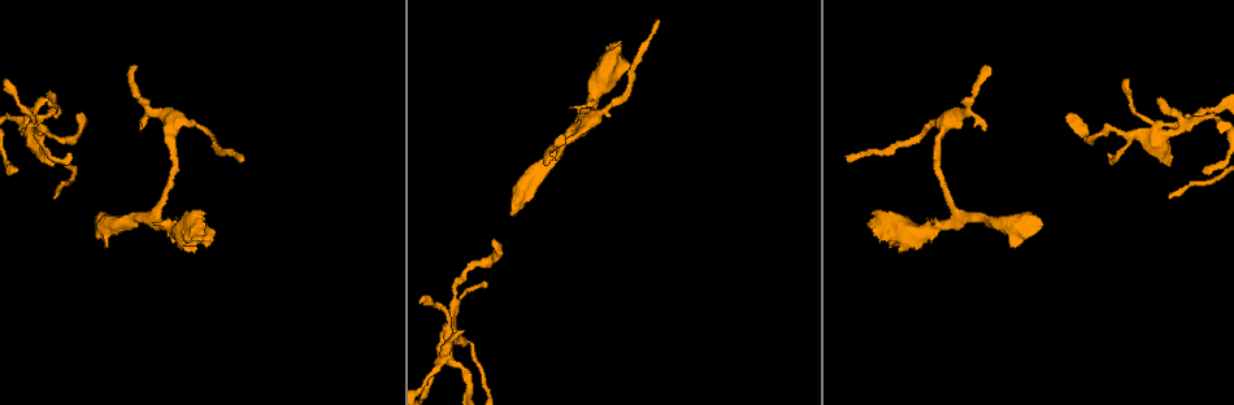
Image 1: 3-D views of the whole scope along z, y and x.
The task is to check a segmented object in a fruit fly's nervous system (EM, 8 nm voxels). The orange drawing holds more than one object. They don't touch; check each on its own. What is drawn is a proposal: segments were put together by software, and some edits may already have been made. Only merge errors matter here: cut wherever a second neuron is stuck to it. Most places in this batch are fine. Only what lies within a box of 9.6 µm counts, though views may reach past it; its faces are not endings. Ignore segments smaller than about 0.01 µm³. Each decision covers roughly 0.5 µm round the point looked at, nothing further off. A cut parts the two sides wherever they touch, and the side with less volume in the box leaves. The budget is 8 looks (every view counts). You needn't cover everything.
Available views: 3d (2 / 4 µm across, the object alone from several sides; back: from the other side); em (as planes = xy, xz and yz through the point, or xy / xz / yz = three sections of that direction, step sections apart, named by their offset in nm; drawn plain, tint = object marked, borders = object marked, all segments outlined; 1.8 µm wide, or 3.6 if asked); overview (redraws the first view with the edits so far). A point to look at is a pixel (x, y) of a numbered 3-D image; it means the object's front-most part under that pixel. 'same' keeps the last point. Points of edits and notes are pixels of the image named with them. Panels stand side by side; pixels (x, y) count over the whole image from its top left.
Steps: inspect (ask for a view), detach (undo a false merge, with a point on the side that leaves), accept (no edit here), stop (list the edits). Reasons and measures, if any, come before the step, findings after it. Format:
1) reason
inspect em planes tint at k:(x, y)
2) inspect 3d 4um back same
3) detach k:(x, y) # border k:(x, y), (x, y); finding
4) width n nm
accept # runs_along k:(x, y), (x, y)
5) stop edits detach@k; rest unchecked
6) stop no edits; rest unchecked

inspect em yz step 8 tint at 1:(1016, 222)

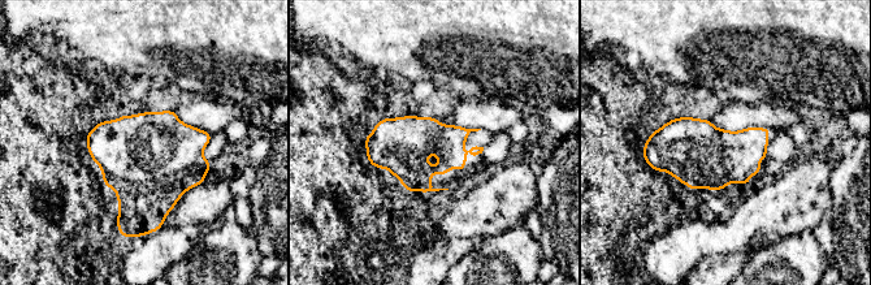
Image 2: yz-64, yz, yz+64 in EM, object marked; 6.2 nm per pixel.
inspect em planes tint same

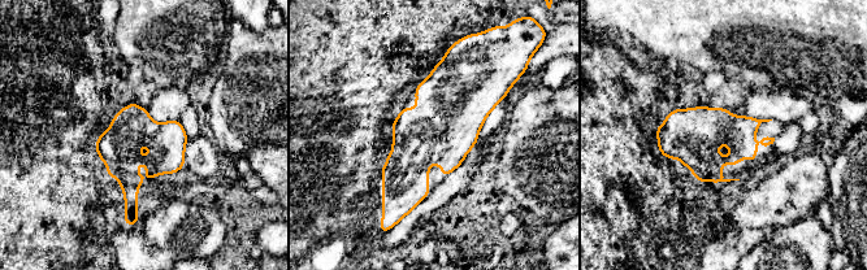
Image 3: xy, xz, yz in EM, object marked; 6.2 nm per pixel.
width 300 nm
accept # continuous, no second neuron

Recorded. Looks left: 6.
calibre changes
inspect 3d 4um at 1:(159, 219)

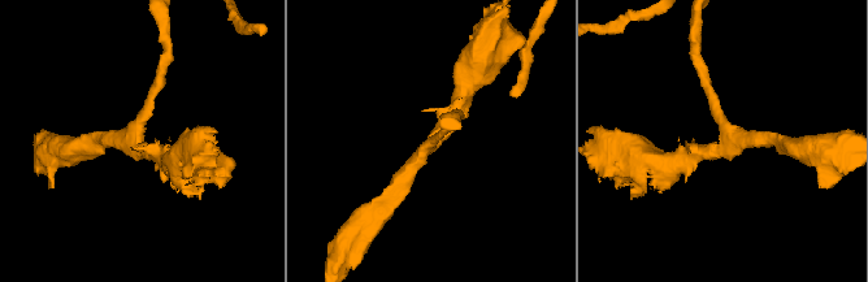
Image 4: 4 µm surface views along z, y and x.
arms 3
inspect em xy step 8 tint at 4:(136, 144)

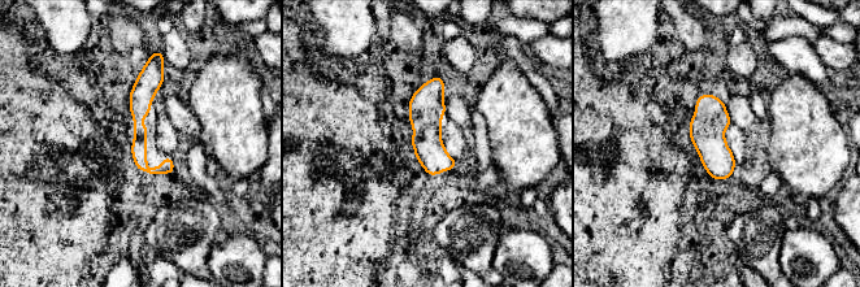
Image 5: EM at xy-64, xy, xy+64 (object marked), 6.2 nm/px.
inspect em xz step 4 tint same

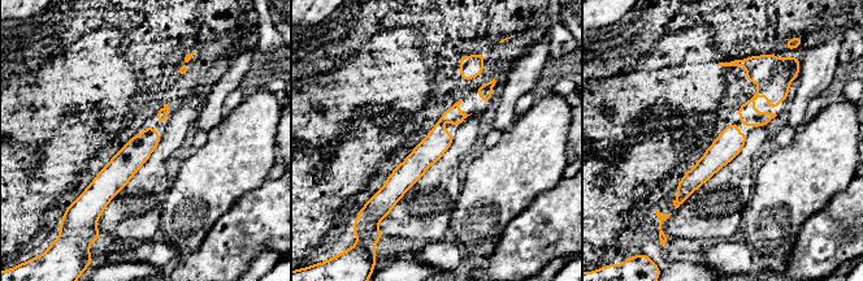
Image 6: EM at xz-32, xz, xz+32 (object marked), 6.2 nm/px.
accept # runs_along 6:(455, 108), (387, 200); all the same neuron

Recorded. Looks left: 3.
four or more arms meet
inspect em xy step 8 tint at 1:(30, 136)

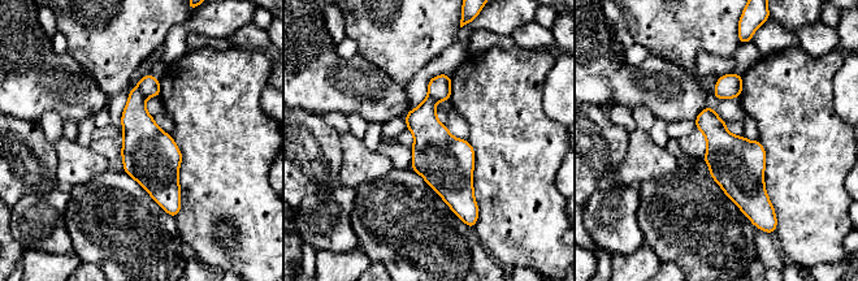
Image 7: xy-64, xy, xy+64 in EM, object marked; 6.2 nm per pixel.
detach 7:(150, 86) # border 7:(135, 87), (146, 98); a second neuron is stuck on

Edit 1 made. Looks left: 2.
stop edits detach@7; rest unchecked

